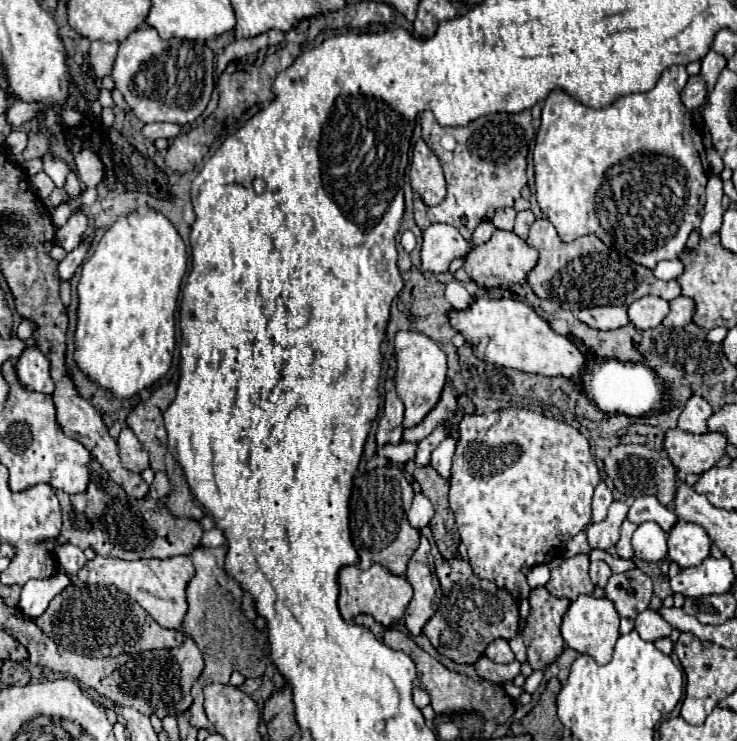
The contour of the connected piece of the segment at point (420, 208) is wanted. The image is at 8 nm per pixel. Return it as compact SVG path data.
M416 195L414 197L414 221L416 221L416 225L424 231L428 225L430 225L430 219L428 219L428 215L426 215L426 205L422 203L422 199Z

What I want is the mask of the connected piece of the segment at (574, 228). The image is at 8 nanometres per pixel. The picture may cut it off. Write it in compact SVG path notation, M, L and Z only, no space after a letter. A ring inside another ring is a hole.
M672 65L652 91L624 95L604 109L590 109L564 91L548 95L534 147L536 199L562 241L568 243L594 233L604 245L648 269L654 269L662 259L678 259L682 255L688 235L700 229L710 169L700 131L680 101L686 81L684 65Z

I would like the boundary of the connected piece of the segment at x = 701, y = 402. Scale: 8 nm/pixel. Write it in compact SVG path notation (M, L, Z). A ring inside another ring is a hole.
M692 395L688 397L680 417L678 417L678 429L682 431L690 431L690 433L706 433L706 419L712 415L712 407L708 405L708 401L700 395Z

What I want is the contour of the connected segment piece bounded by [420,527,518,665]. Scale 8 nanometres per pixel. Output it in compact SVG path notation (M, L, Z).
M424 527L420 531L432 545L434 555L434 571L440 579L442 587L442 601L438 605L438 611L434 617L424 625L424 635L430 639L434 649L452 659L454 663L468 663L472 665L478 661L486 649L486 645L492 639L514 639L518 629L518 603L514 597L506 591L496 587L492 581L478 579L472 573L472 567L468 561L456 557L452 561L444 561L442 555L436 549L434 537L430 527Z

